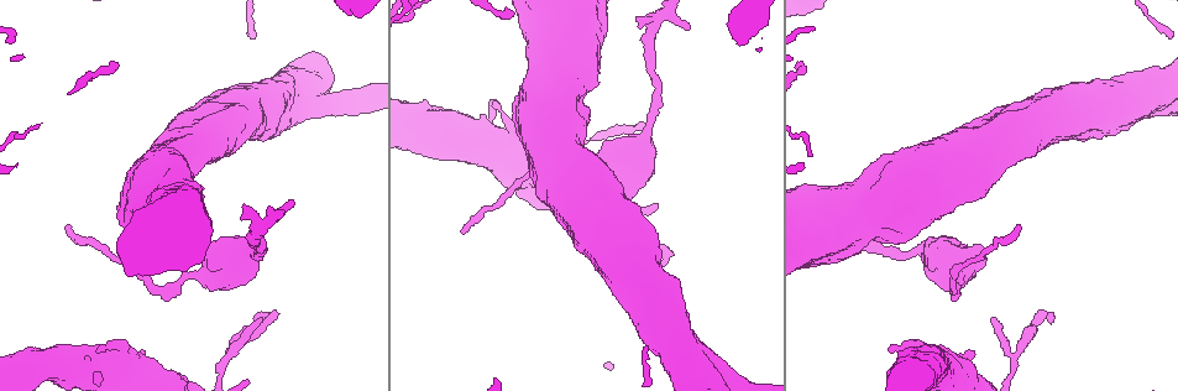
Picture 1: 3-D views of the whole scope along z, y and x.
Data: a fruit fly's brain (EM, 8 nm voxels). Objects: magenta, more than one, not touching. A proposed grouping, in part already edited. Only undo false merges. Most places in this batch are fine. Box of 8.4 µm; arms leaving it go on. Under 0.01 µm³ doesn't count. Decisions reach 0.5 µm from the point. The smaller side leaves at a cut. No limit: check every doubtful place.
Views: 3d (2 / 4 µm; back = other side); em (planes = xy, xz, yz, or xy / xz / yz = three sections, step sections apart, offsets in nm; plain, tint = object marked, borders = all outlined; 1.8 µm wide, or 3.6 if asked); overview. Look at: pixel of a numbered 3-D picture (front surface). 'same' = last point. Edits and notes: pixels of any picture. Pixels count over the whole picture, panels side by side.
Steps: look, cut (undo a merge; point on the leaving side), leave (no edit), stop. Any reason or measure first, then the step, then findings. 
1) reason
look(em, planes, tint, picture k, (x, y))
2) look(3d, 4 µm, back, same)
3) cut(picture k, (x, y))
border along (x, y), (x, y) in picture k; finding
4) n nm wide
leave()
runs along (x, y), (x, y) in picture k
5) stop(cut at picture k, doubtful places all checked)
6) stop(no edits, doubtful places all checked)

sharp bend
look(em, planes, plain, picture 1, (1037, 318))

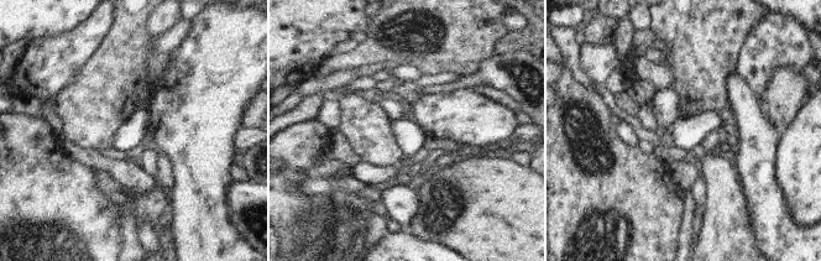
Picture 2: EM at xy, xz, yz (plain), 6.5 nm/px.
with the object marked
look(em, planes, tint, same)

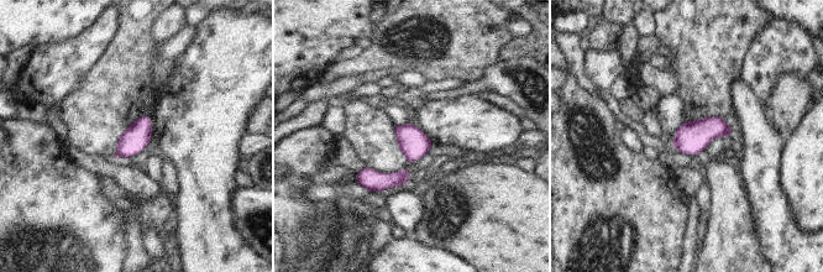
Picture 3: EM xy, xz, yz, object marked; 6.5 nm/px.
leave()
runs along (429, 144), (396, 179), (358, 178) in picture 3; all the same neuron

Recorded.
sharp bend
look(3d, 4 µm, picture 1, (260, 225))

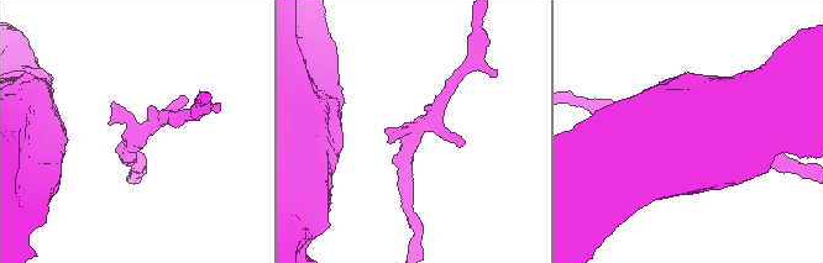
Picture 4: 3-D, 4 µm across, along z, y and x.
look(em, planes, tint, picture 4, (416, 132))

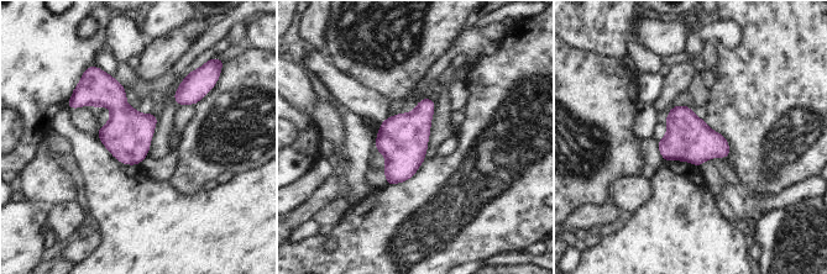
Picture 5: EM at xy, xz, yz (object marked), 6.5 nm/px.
leave()
all the same neuron

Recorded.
sudden change in width
look(em, 3.6 µm, yz, step 4, borders, picture 1, (913, 342))

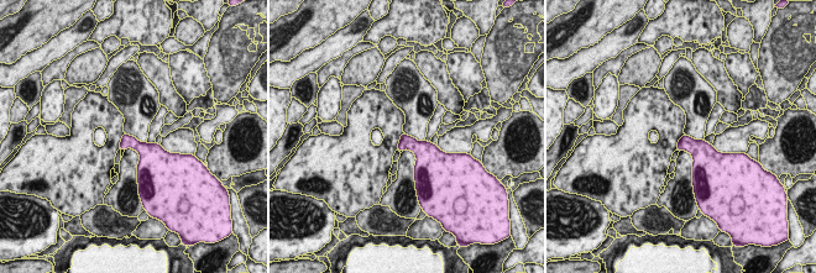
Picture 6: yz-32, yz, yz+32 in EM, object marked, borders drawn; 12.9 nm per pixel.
leave()
all the same neuron

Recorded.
arms part here
look(3d, 2 µm, picture 1, (1011, 355))

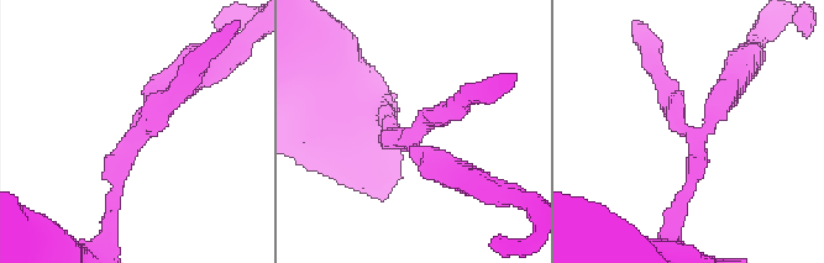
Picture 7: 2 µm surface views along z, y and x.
now the EM
look(em, planes, tint, picture 7, (136, 134))

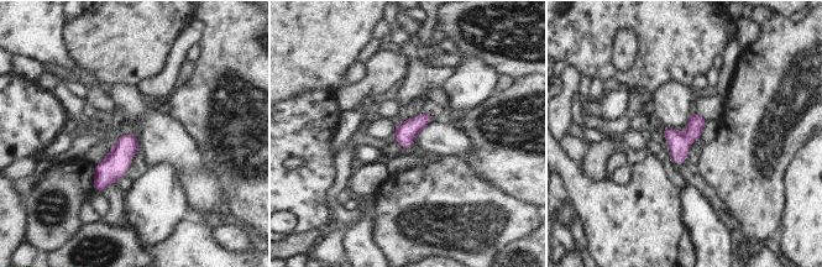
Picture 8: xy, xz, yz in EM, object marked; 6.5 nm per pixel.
leave()
continuous, no second neuron

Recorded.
sharp bend
look(3d, 2 µm, picture 1, (955, 290))

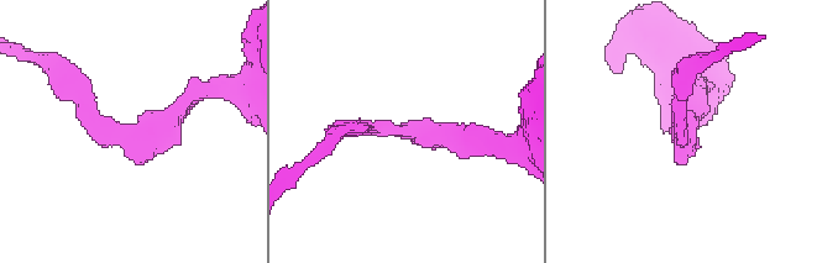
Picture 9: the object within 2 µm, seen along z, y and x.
need the tissue
look(em, 3.6 µm, planes, borders, picture 9, (676, 132))

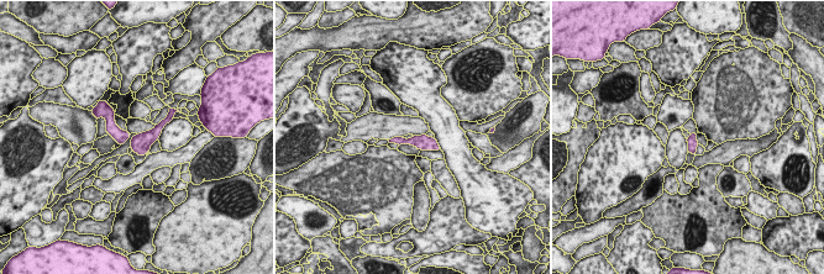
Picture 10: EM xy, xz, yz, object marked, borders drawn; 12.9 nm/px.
leave()
runs along (109, 116), (121, 136), (158, 128) in picture 10; continuous, no second neuron

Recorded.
stop(no edits, doubtful places all checked)

